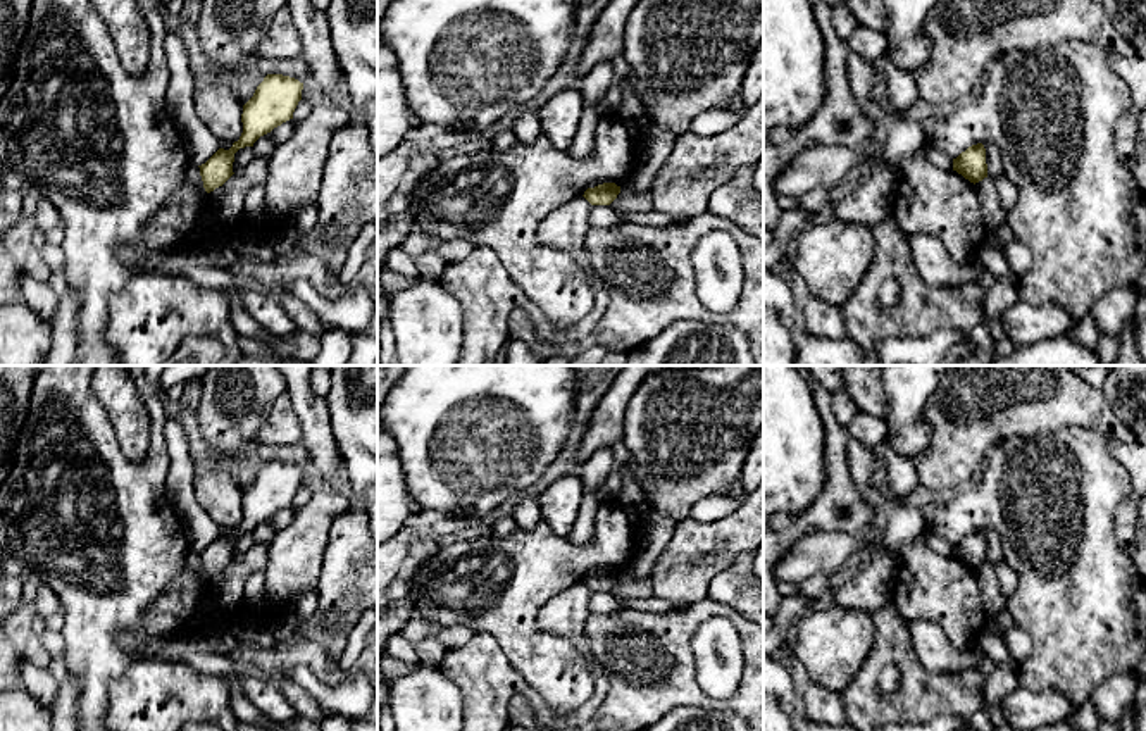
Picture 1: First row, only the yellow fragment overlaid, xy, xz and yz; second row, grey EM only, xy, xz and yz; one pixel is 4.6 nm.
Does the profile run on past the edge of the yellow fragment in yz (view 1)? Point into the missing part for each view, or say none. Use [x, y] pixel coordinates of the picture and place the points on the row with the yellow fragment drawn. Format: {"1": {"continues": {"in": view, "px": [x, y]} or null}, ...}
{"1": {"continues": null}}

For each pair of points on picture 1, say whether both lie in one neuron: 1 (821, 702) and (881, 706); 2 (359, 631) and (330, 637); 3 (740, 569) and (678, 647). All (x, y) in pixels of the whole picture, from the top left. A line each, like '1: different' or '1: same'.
1: different
2: different
3: different

